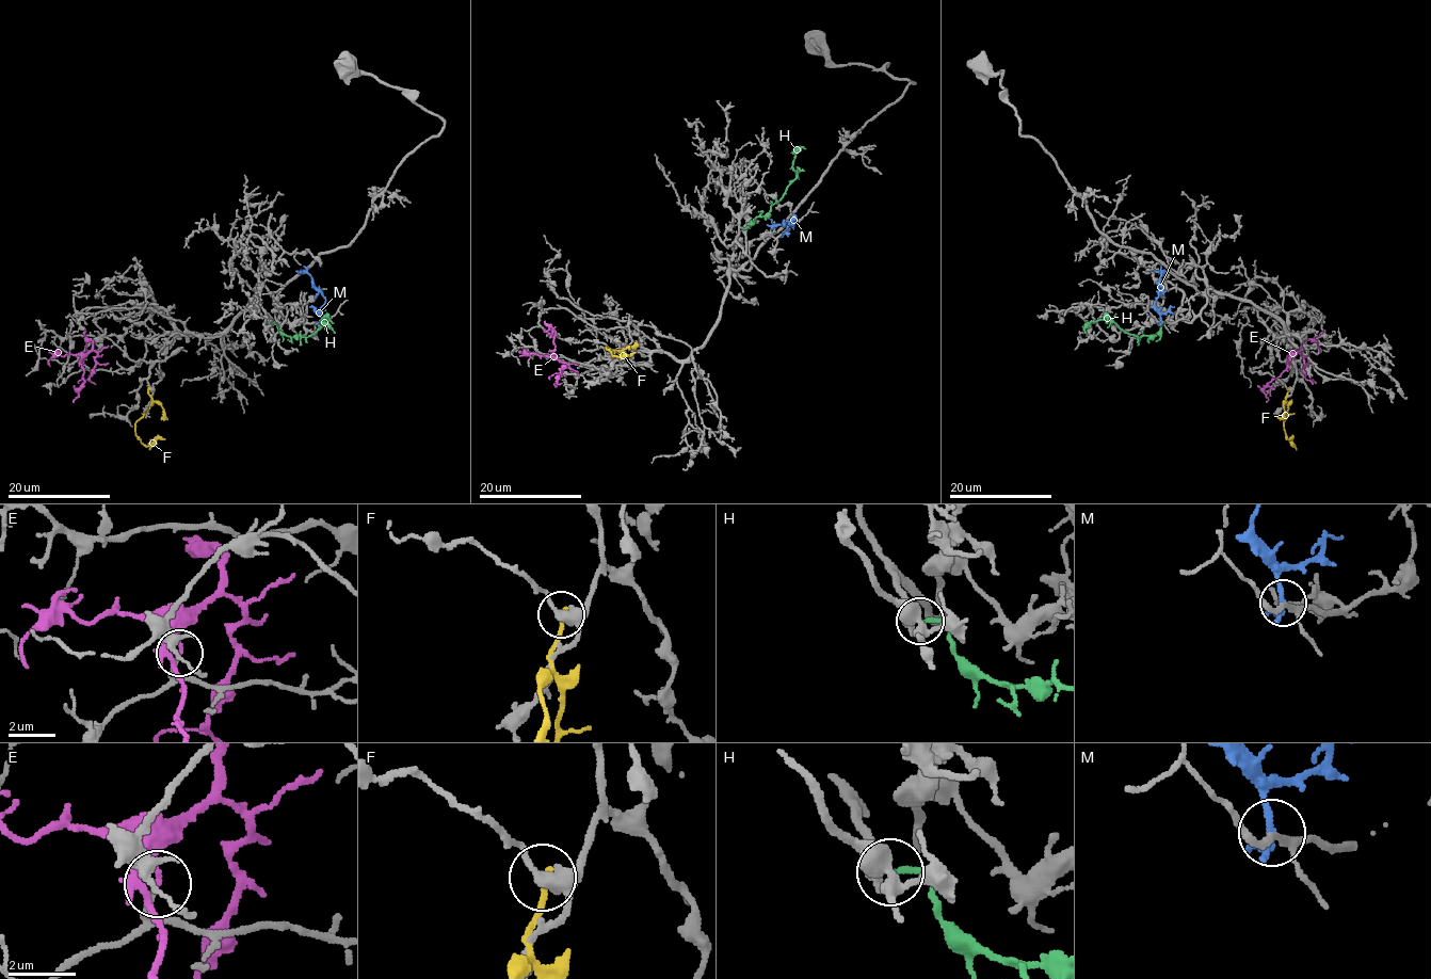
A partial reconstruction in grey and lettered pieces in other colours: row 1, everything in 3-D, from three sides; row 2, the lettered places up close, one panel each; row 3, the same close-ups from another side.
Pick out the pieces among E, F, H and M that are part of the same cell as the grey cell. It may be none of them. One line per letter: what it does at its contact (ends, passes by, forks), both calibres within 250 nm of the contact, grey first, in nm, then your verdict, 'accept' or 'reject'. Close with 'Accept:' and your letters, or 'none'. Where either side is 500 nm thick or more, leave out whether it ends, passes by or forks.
E: it passes by; calibres 170 and 150 nm; reject
F: it ends; calibres 360 and 220 nm; reject
H: it ends; calibres 280 and 160 nm; accept
M: it passes by; calibres 150 and 200 nm; reject
Accept: H

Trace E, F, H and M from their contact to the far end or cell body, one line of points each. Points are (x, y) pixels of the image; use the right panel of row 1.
E: (1291, 363), (1299, 351), (1306, 379), (1316, 383)
F: (1287, 388), (1287, 416), (1284, 424), (1285, 434), (1292, 446), (1291, 438), (1288, 439)
H: (1164, 323), (1153, 337), (1123, 332), (1106, 319), (1091, 321), (1083, 330), (1086, 333)
M: (1161, 321), (1155, 306), (1161, 288), (1160, 271), (1155, 270)

